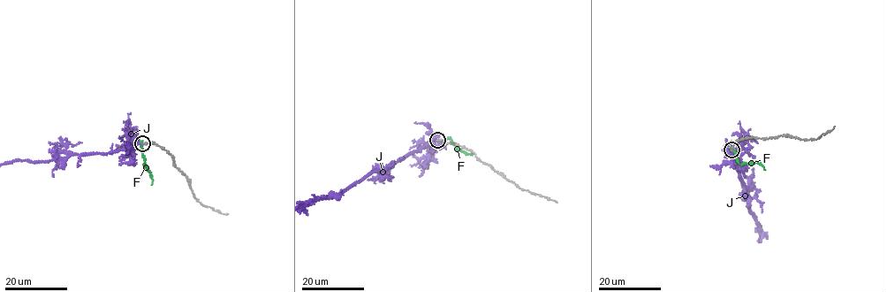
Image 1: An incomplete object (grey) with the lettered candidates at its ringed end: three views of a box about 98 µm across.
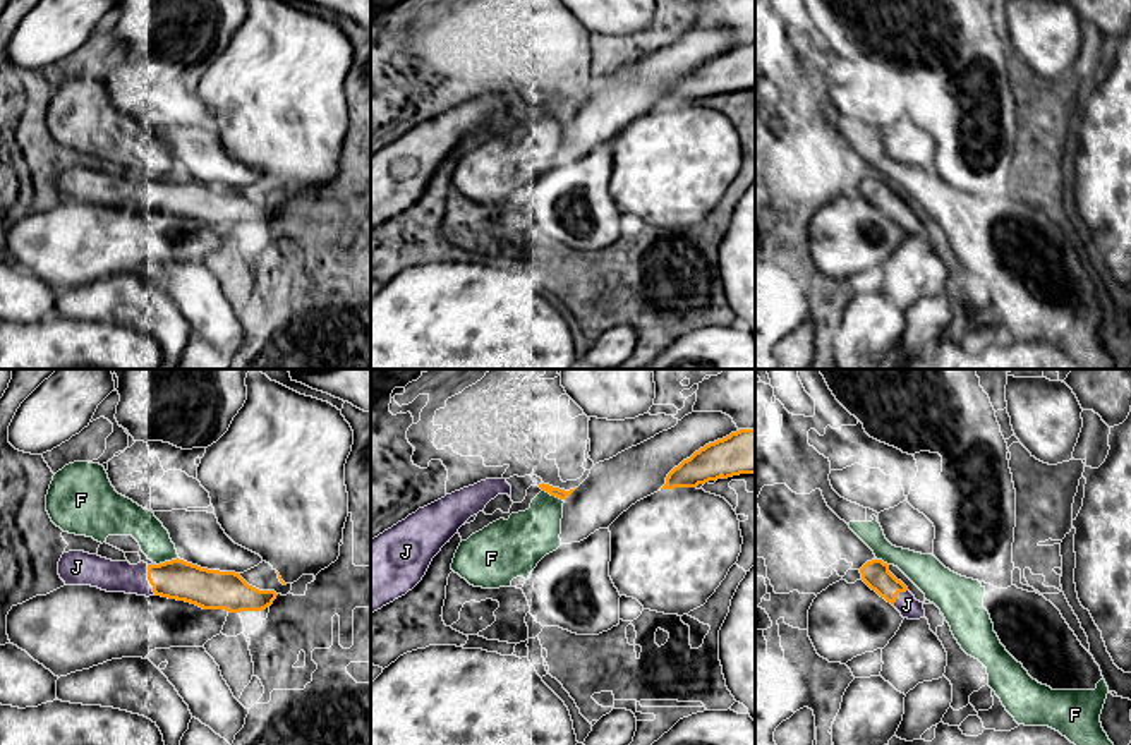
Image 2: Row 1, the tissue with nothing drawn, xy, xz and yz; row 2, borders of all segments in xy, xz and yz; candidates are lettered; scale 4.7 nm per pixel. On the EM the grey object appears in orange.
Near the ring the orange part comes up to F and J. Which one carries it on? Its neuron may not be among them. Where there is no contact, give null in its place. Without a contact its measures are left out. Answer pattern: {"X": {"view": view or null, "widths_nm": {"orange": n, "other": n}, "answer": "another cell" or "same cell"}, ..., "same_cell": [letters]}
{"F": {"view": "xy", "widths_nm": {"orange": 190, "other": 150}, "answer": "another cell"}, "J": {"view": "xy", "widths_nm": {"orange": 190, "other": 150}, "answer": "same cell"}, "same_cell": ["J"]}

